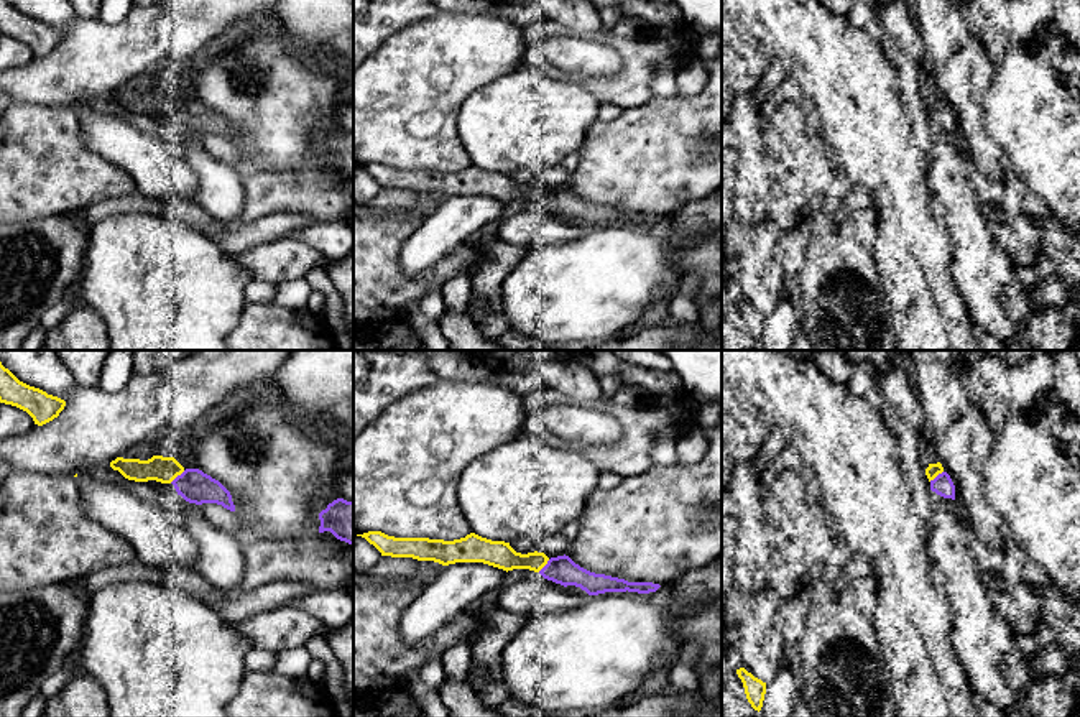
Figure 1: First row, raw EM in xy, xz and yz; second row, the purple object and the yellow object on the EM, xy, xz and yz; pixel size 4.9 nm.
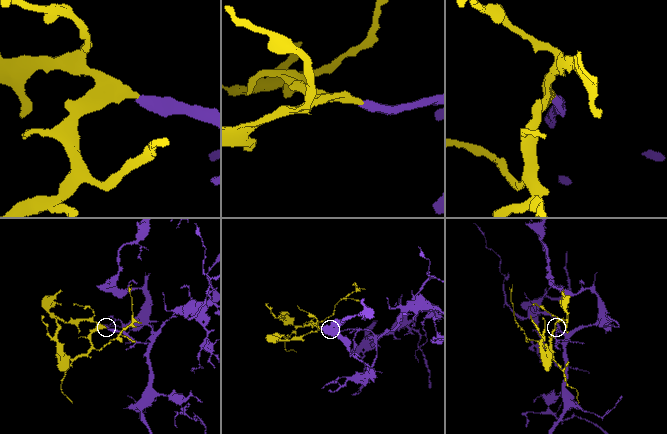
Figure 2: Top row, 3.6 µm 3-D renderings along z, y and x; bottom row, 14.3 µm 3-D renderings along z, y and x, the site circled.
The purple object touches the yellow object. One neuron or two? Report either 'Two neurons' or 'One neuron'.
One neuron

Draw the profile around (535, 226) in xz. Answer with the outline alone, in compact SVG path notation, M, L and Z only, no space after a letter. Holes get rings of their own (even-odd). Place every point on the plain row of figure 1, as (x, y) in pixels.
M539 204L500 220L496 238L528 250L539 243L564 243L580 238L588 227L572 225Z

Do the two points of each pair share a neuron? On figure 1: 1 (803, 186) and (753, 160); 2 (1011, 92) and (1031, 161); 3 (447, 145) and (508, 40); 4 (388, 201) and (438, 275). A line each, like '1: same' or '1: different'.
1: different
2: same
3: same
4: same

